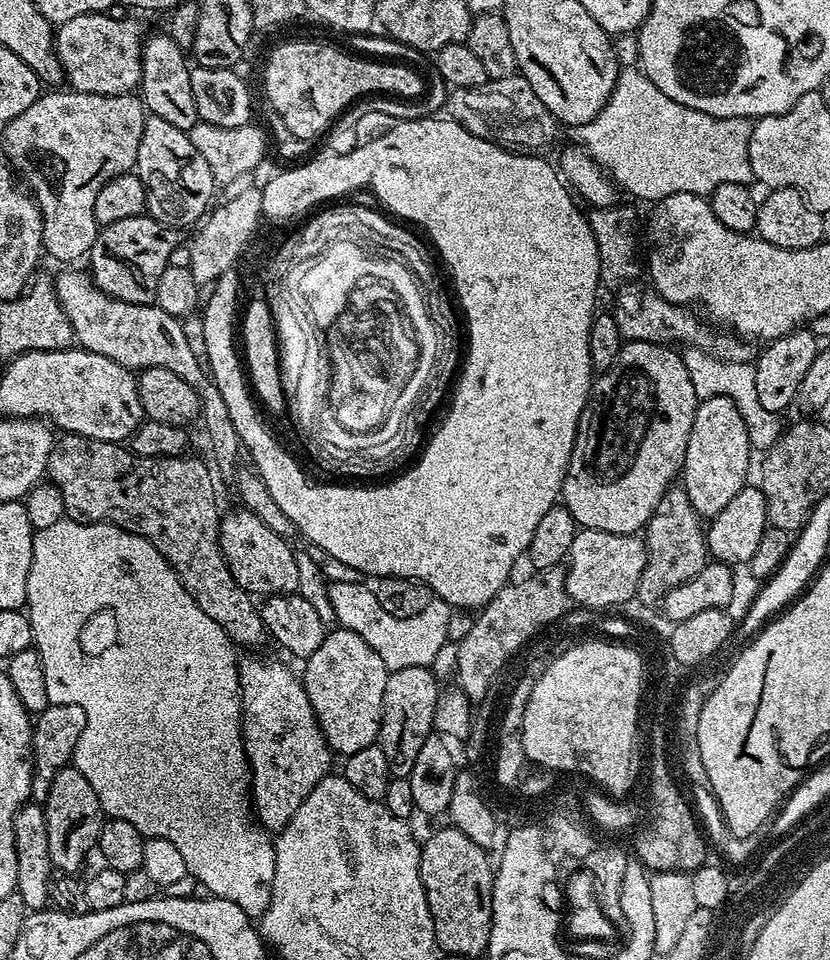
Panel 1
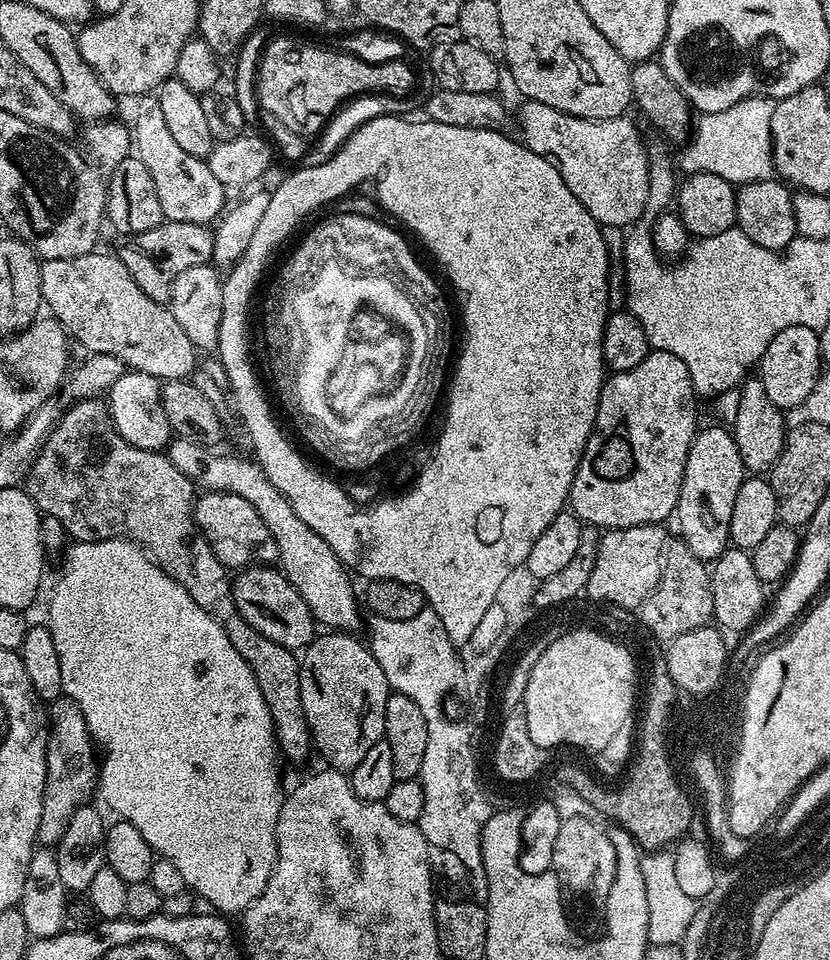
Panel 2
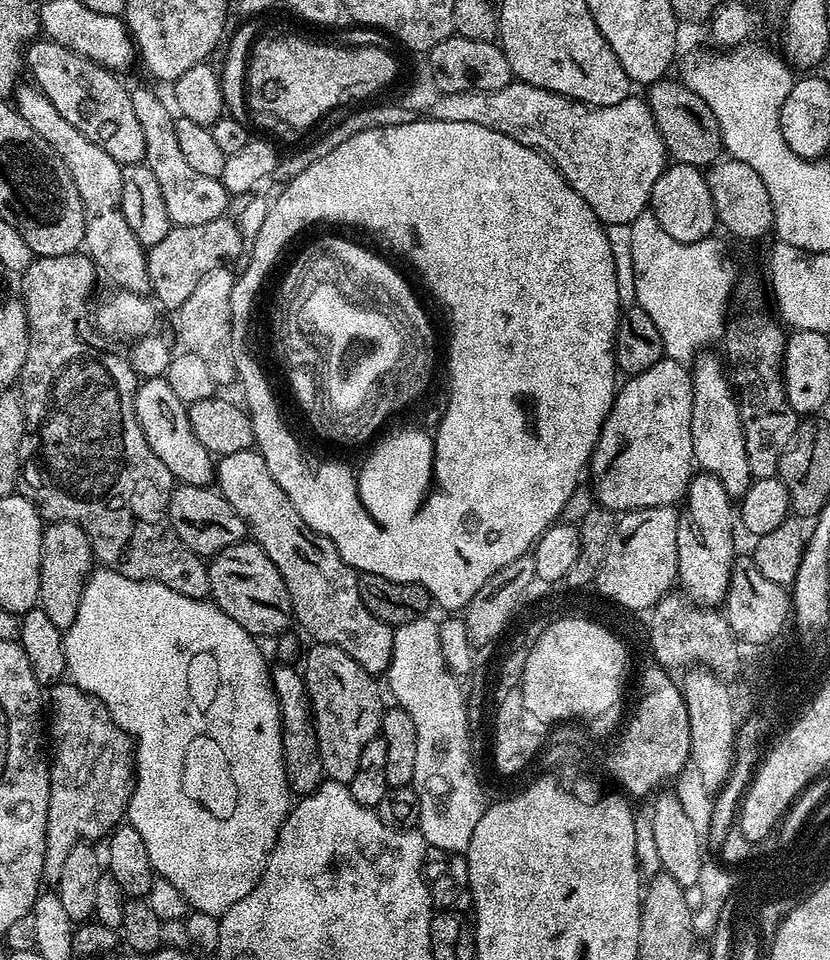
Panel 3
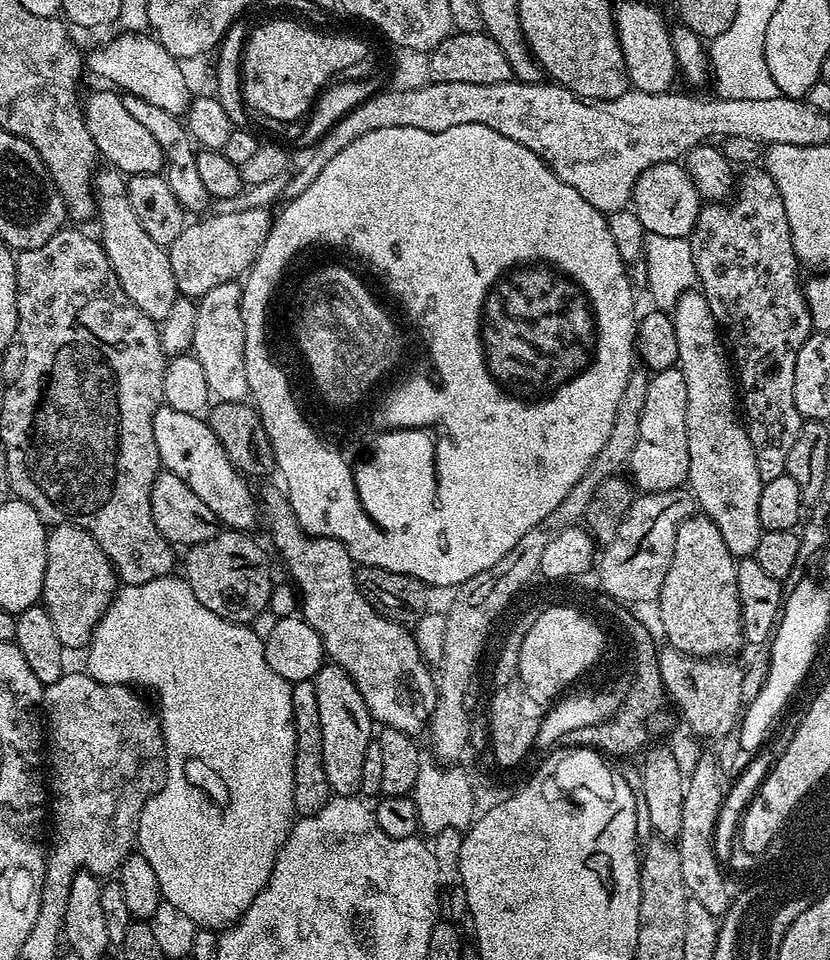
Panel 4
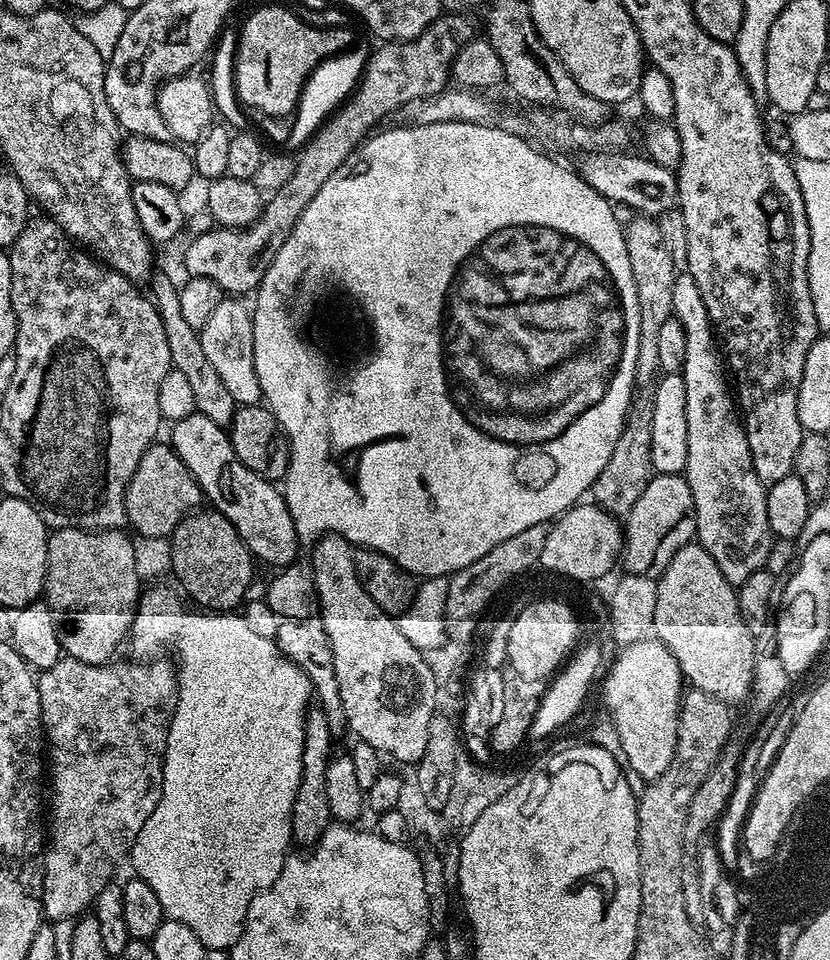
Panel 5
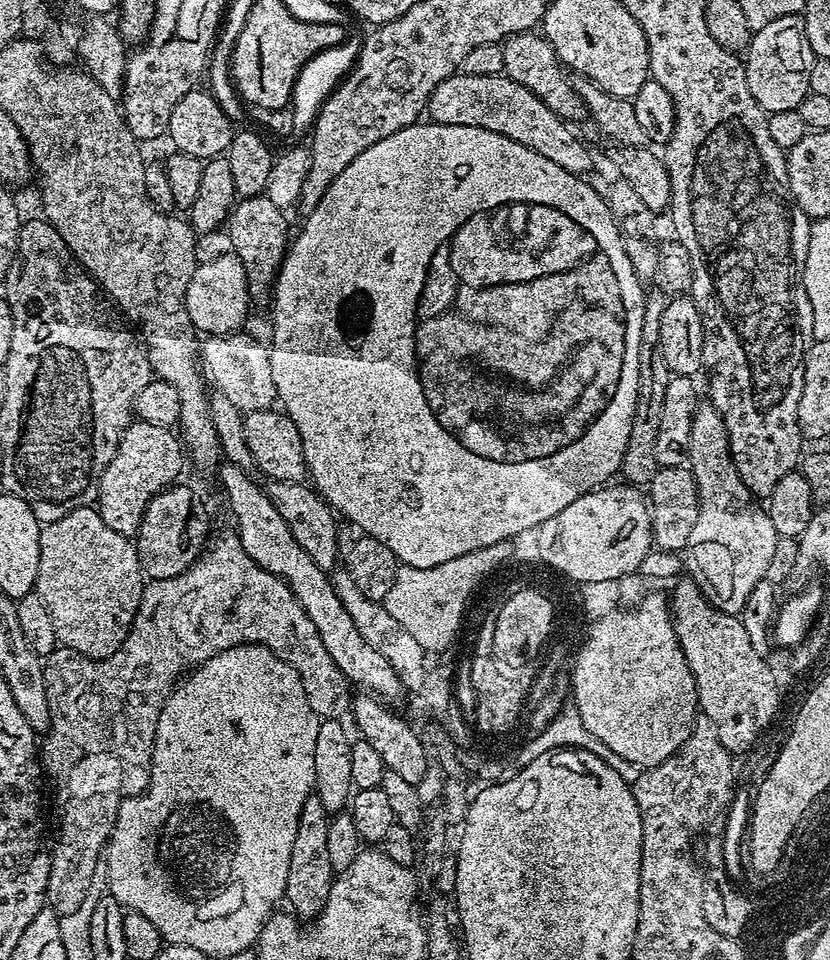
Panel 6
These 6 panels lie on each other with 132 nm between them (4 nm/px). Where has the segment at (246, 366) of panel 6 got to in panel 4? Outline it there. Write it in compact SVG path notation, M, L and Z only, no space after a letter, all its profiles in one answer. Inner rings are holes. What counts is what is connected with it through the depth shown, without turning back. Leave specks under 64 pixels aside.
M237 281L222 282L205 296L199 297L196 309L198 322L194 322L194 342L191 355L198 358L206 377L209 393L217 401L244 402L249 399L246 382L246 330L242 322L242 287Z

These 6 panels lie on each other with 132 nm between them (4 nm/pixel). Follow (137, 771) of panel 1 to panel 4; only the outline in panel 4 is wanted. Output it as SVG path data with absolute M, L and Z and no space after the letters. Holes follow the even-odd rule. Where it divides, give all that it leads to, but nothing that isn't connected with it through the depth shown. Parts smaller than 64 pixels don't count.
M179 575L163 576L162 578L154 578L150 582L142 582L141 584L126 584L117 591L112 598L112 604L106 610L106 614L98 622L98 626L94 630L92 640L88 643L86 655L88 655L88 665L86 671L89 676L94 677L98 682L103 684L127 684L137 690L145 690L156 692L156 700L160 703L158 707L158 719L160 729L164 735L164 753L166 754L166 766L168 773L164 779L164 785L153 794L146 802L146 806L142 806L142 814L140 821L136 827L136 844L138 845L139 855L146 858L146 862L150 862L150 867L154 869L154 874L158 878L158 886L163 903L174 906L174 910L182 910L182 914L186 914L186 918L190 918L196 924L197 929L223 930L236 923L240 919L246 909L250 906L250 902L254 902L254 898L266 886L266 882L270 878L270 874L274 870L274 862L276 856L280 852L280 847L286 842L288 832L292 829L294 817L296 816L296 807L294 806L294 726L292 725L292 711L290 710L290 694L292 693L292 684L288 683L282 677L270 668L266 662L266 654L264 653L264 641L261 633L255 632L255 627L246 624L235 624L229 620L218 618L218 614L214 614L210 610L206 610L206 606L202 606L202 602L198 602L198 598L194 598L194 590L190 590L188 581Z

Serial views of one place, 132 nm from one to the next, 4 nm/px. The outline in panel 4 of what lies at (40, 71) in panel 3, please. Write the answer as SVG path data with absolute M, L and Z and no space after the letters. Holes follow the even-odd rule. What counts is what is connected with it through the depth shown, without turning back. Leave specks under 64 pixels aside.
M108 90L112 92L92 92L89 96L86 96L86 99L83 101L82 107L84 110L84 121L86 122L86 126L90 130L90 138L94 138L94 146L96 147L97 153L101 157L104 156L108 159L107 163L111 165L111 167L115 168L117 172L124 173L125 177L137 176L138 174L160 174L164 171L164 155L162 154L162 146L158 146L158 141L153 138L150 134L150 130L146 130L146 126L142 126L138 123L137 120L133 118L132 115L126 114L126 102L124 101L124 96L121 95L119 91L116 90Z

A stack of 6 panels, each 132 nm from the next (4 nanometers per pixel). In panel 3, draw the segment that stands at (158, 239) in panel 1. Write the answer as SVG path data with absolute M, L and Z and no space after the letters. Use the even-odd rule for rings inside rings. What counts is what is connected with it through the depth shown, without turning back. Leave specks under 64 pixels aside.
M222 215L202 226L173 226L162 242L147 249L151 295L161 309L179 310L182 302L194 294L194 286L198 286L206 274L231 265L231 260L239 258L240 251L242 256L246 248L244 235L240 233L239 223L235 219L228 219L227 215Z

